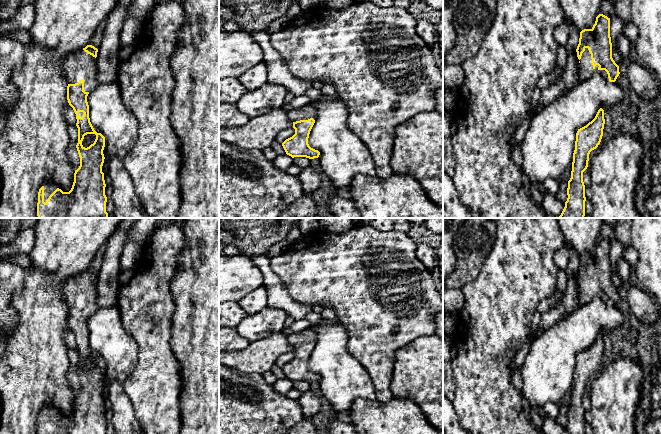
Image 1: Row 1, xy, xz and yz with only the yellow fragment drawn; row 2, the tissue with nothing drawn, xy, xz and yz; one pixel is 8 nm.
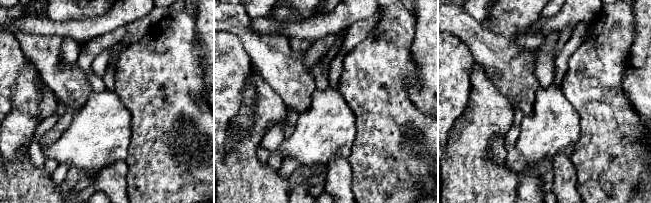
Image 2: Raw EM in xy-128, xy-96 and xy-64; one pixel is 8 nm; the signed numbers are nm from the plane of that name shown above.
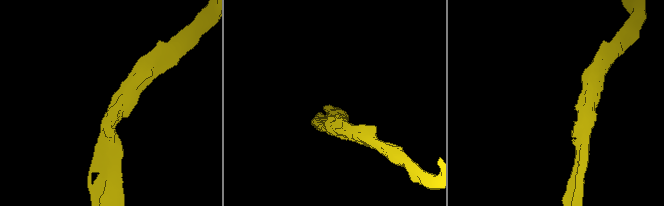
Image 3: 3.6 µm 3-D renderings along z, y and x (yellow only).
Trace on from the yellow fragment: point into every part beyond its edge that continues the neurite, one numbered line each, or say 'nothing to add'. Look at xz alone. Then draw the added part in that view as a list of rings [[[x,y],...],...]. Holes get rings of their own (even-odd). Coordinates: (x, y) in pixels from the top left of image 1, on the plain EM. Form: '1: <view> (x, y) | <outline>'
1: xz (306, 336) | [[[308,328],[288,335],[287,339],[294,340],[296,342],[294,346],[300,345],[300,344],[308,344],[310,342],[313,342],[315,344],[316,334],[311,328]]]

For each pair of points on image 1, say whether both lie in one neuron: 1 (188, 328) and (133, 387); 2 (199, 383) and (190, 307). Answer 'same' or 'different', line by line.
1: different
2: same

